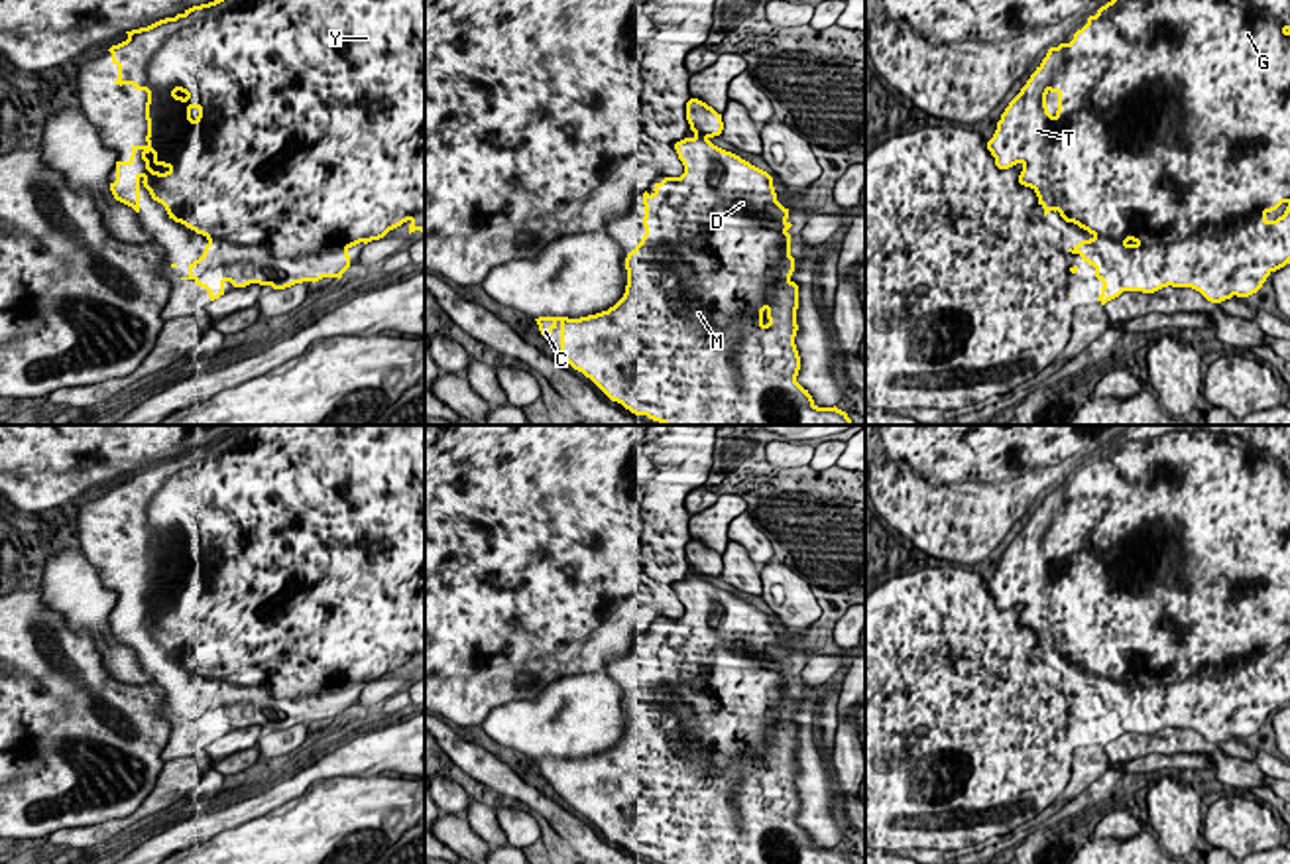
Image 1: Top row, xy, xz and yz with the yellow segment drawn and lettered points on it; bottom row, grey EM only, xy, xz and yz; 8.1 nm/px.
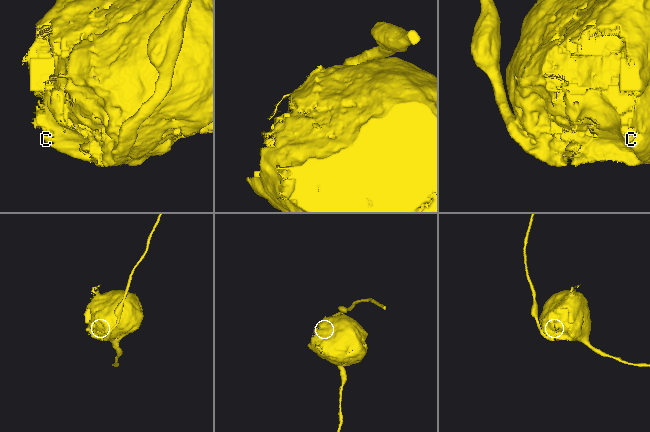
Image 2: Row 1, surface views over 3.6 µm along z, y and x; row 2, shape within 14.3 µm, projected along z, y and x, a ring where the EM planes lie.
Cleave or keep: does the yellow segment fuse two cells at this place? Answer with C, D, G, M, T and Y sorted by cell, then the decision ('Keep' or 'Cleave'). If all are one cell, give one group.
Groups: C G M T Y / D. Cleave

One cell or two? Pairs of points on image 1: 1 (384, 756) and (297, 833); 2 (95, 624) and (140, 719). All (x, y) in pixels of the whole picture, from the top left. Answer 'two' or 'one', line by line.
1: two
2: two

